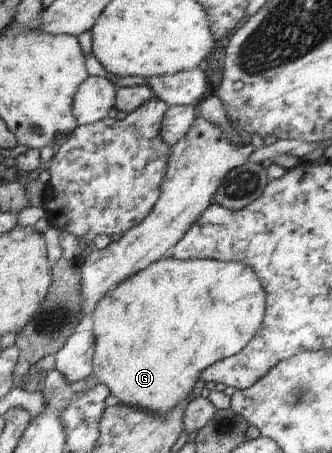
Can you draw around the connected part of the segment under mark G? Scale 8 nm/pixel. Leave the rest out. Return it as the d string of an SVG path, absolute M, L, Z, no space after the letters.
M165 256L120 282L109 290L92 312L92 331L96 338L93 375L126 405L165 414L185 403L187 394L201 379L205 369L239 354L263 326L267 291L251 268L245 263L215 259L181 260Z

